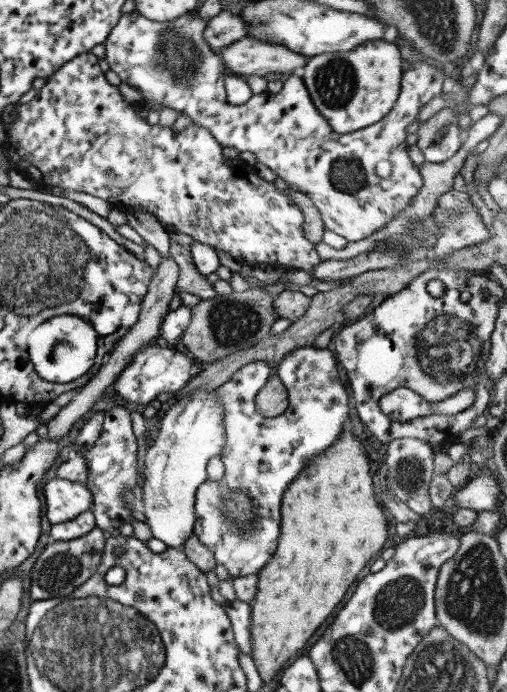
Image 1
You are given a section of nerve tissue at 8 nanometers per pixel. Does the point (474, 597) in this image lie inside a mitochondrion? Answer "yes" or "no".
yes

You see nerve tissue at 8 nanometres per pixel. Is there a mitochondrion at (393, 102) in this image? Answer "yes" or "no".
no

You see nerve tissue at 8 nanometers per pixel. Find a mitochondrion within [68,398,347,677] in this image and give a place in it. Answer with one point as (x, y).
(236, 509)

